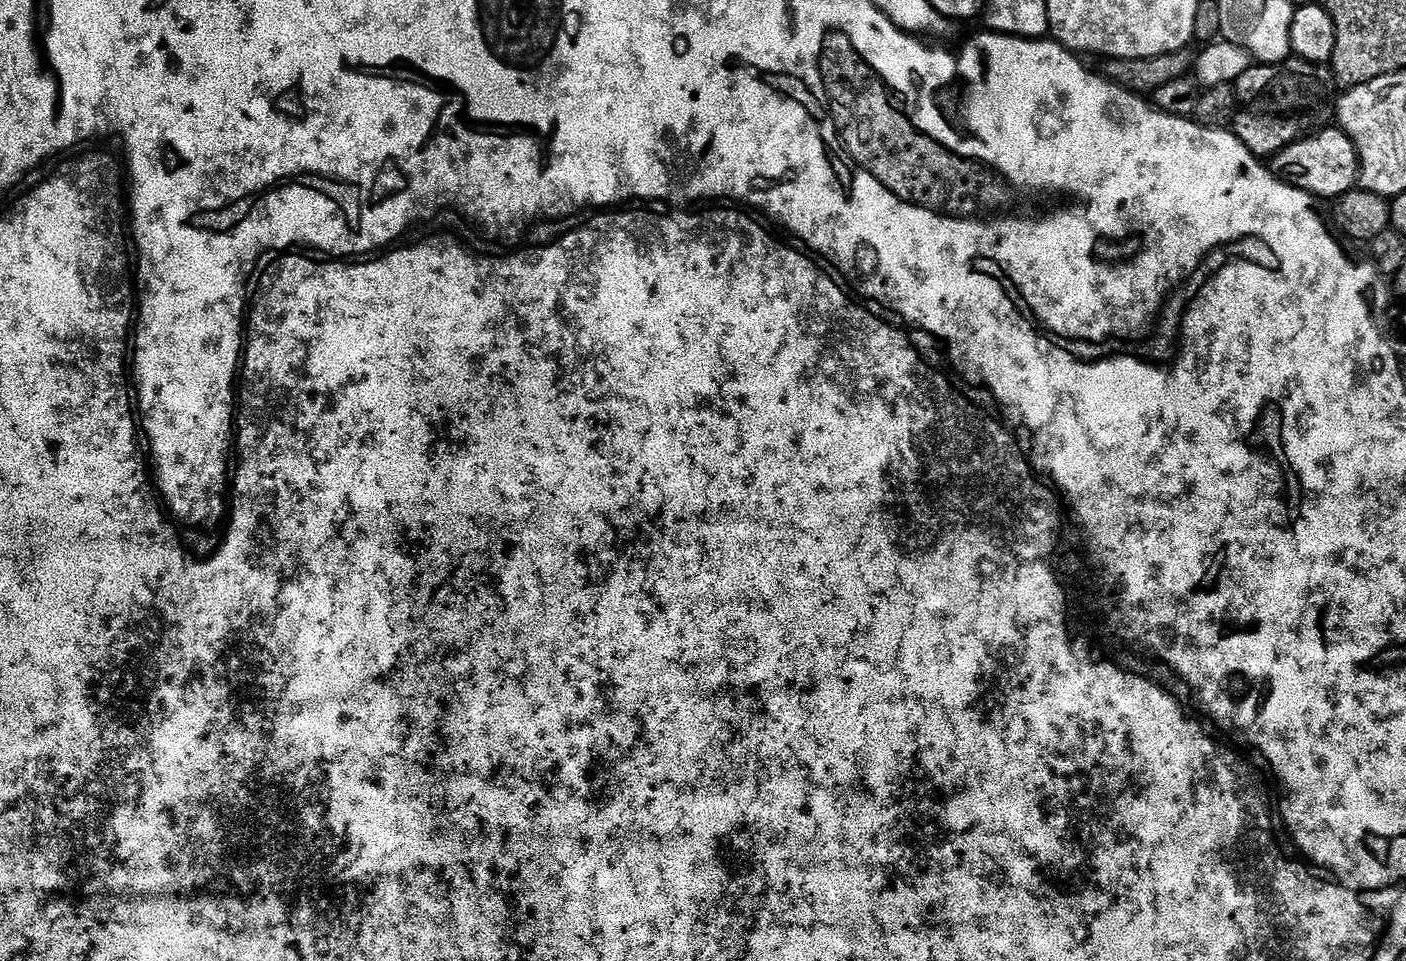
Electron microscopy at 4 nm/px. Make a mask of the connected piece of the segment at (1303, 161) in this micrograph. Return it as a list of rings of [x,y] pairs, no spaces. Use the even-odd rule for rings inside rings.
[[[1338,126],[1321,128],[1311,136],[1286,146],[1277,156],[1271,157],[1270,167],[1273,174],[1284,183],[1303,192],[1309,192],[1313,198],[1320,196],[1327,202],[1346,194],[1357,187],[1360,175],[1360,159],[1354,142]]]

